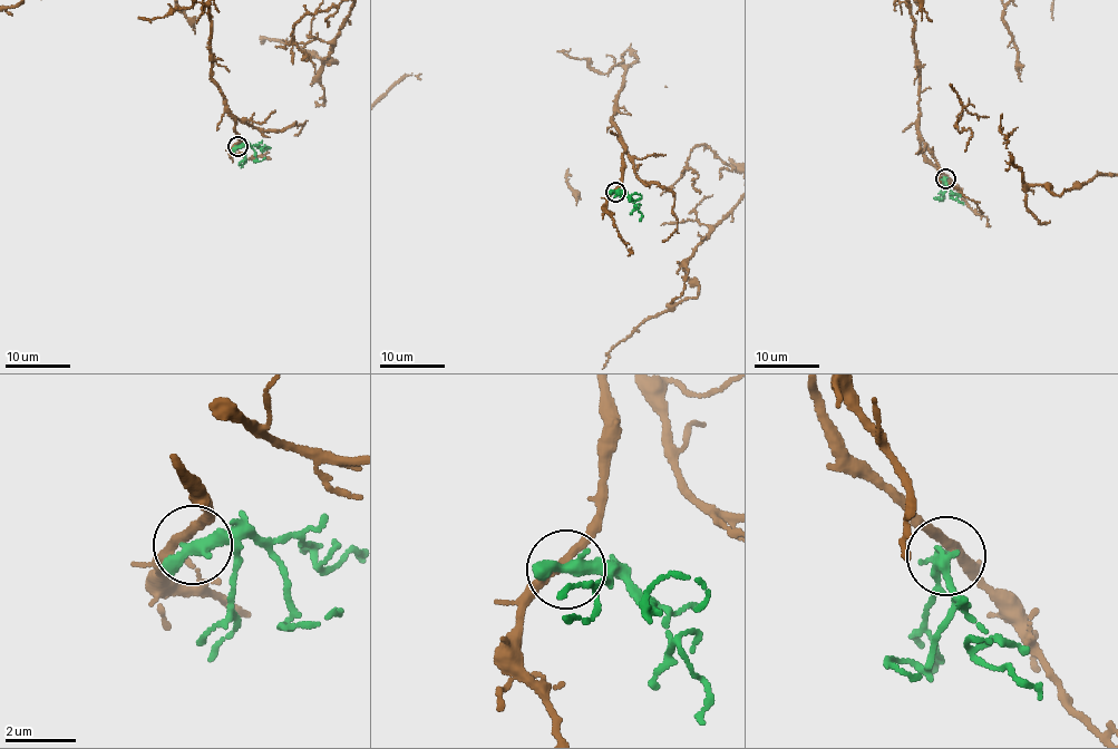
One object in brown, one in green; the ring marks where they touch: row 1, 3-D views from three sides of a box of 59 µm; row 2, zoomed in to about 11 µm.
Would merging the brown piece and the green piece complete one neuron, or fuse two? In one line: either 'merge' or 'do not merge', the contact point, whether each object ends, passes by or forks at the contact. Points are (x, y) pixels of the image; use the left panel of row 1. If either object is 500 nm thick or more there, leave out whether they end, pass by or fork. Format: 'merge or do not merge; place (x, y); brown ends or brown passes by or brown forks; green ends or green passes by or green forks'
do not merge; place (237, 146)

